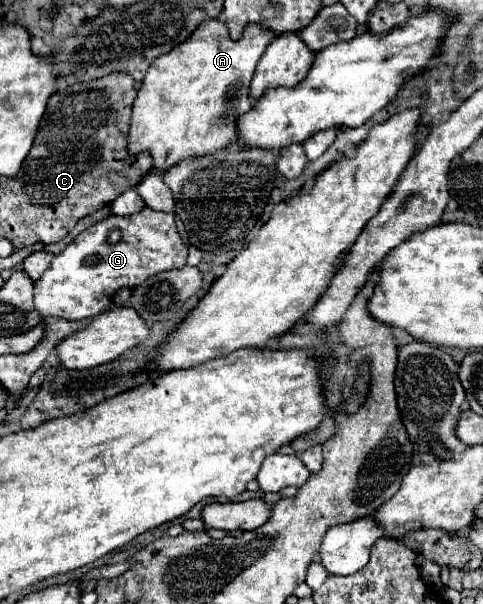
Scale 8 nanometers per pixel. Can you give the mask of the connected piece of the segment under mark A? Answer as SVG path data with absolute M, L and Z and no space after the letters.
M208 20L202 22L202 26L198 26L198 30L194 30L194 34L186 42L158 56L150 64L132 108L132 124L128 138L130 154L150 152L154 164L152 170L154 174L160 174L166 172L170 166L176 166L184 158L214 154L216 150L224 150L232 142L236 142L236 118L250 112L250 108L254 106L250 98L252 74L272 38L274 34L270 34L270 30L264 30L258 24L248 24L244 36L234 42L230 40L228 26L224 22Z

